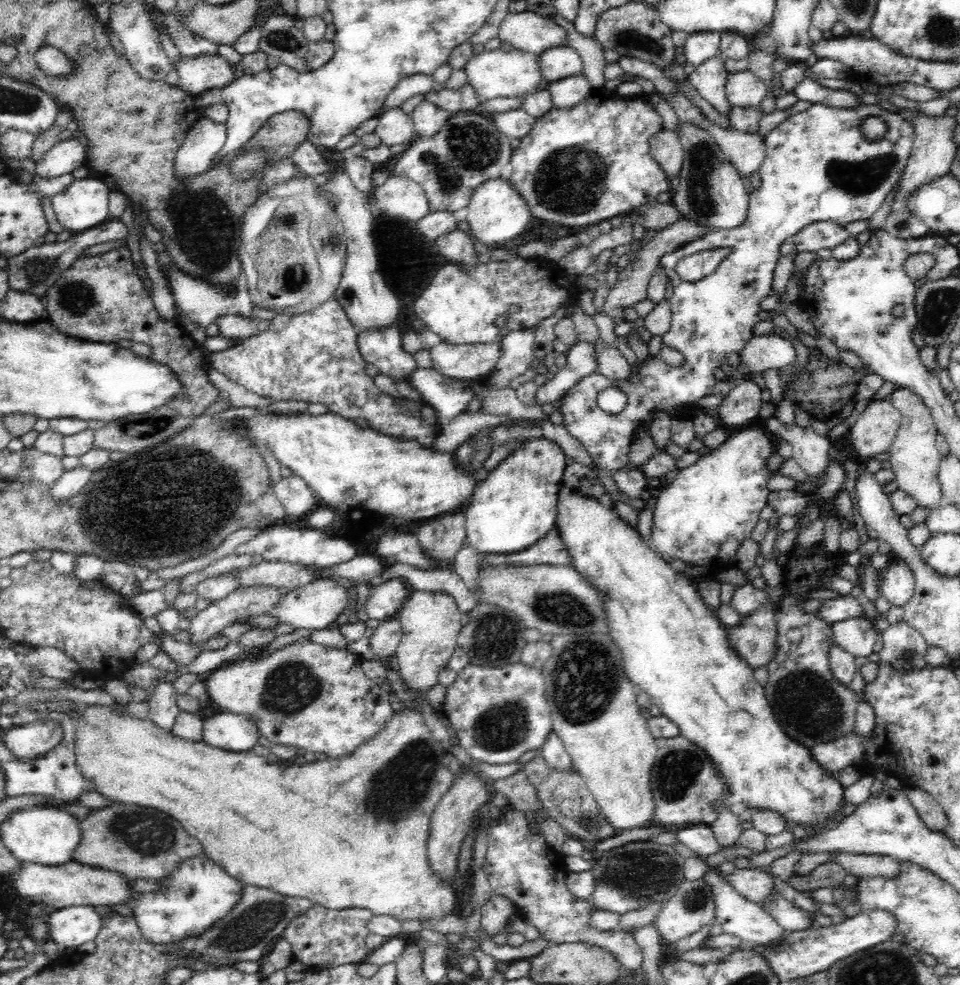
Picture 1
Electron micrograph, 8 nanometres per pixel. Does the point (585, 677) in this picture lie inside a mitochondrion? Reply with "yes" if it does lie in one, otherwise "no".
yes

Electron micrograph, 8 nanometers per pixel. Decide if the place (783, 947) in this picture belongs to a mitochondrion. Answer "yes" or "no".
yes

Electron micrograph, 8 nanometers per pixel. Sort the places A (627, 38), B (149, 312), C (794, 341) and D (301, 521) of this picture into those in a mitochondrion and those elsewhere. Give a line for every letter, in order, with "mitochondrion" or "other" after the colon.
A: mitochondrion
B: other
C: other
D: other

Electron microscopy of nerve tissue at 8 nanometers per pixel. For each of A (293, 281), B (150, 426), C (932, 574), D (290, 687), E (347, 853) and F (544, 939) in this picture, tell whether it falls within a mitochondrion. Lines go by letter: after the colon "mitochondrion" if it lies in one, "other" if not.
A: mitochondrion
B: mitochondrion
C: other
D: mitochondrion
E: other
F: other

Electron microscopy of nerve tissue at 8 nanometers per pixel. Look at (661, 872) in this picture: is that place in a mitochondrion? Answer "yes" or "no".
yes

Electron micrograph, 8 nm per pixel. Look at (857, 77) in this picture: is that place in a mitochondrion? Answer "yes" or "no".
no

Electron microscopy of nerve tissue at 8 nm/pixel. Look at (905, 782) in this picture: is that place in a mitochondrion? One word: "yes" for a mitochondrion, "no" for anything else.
no

